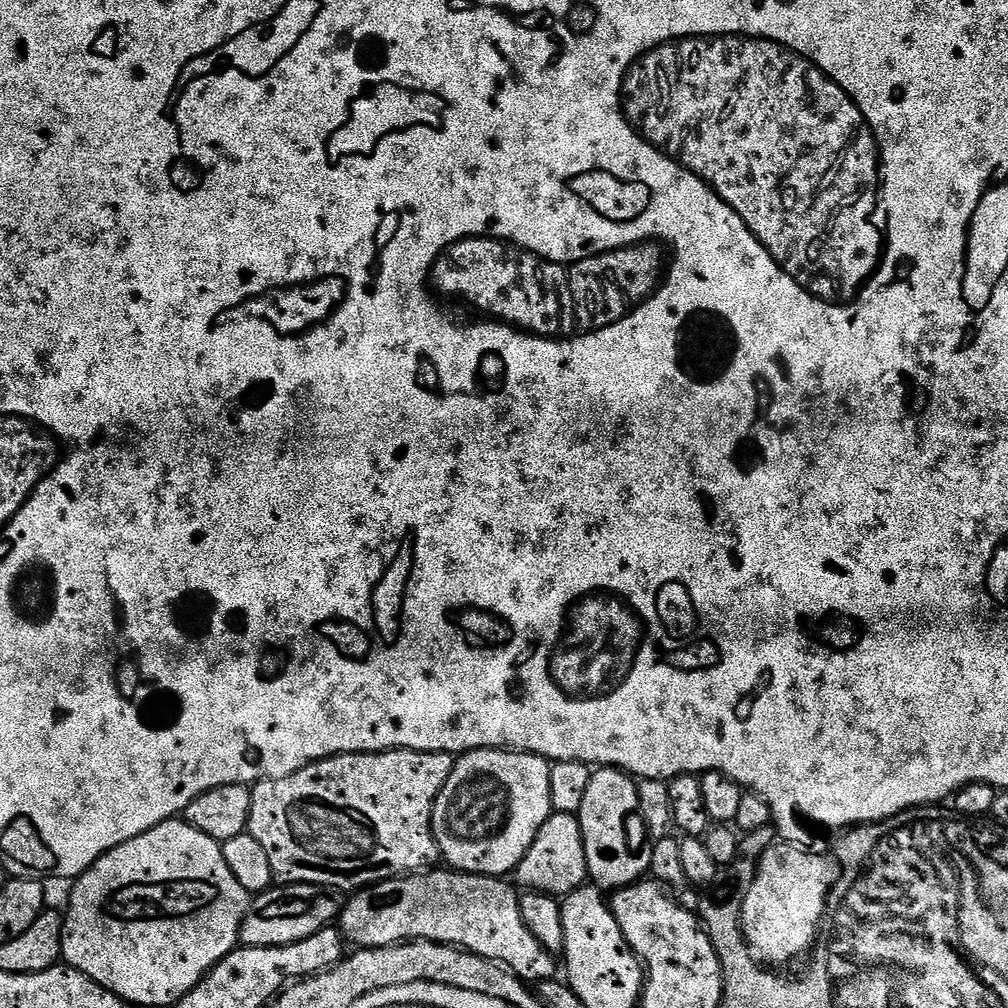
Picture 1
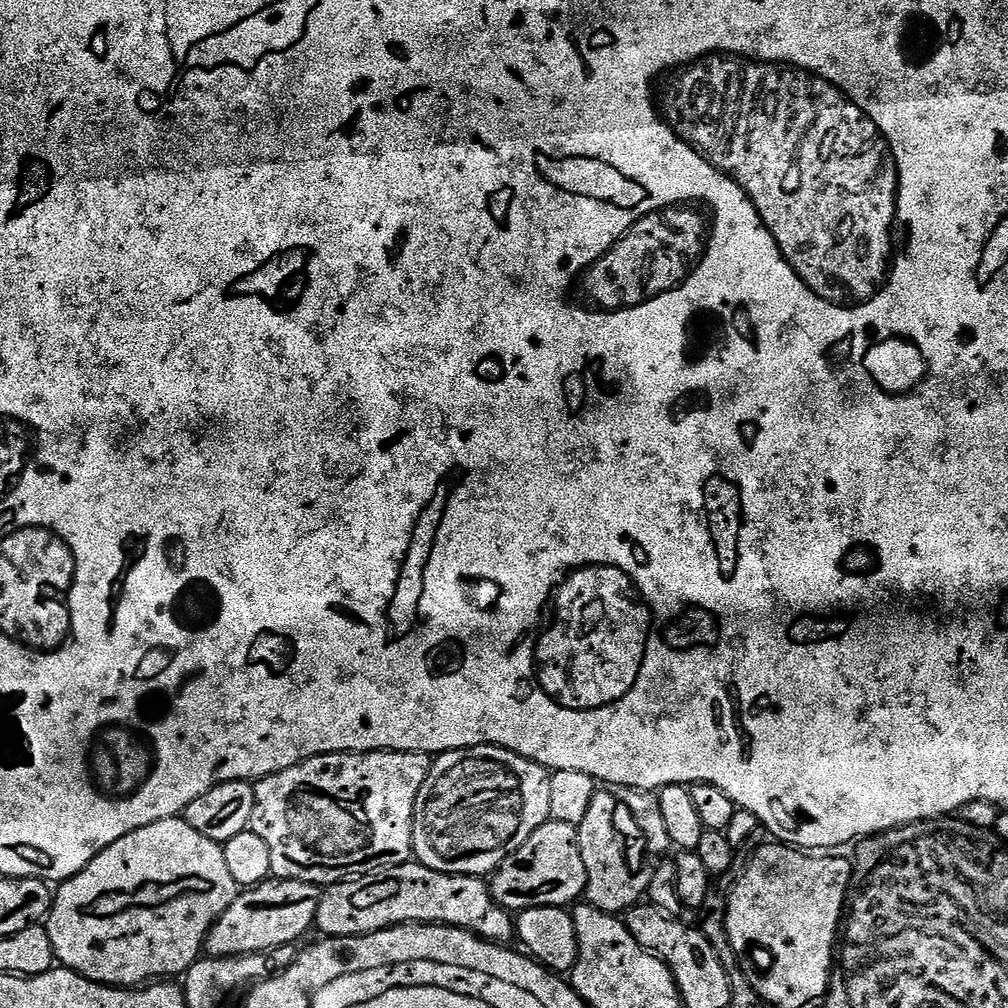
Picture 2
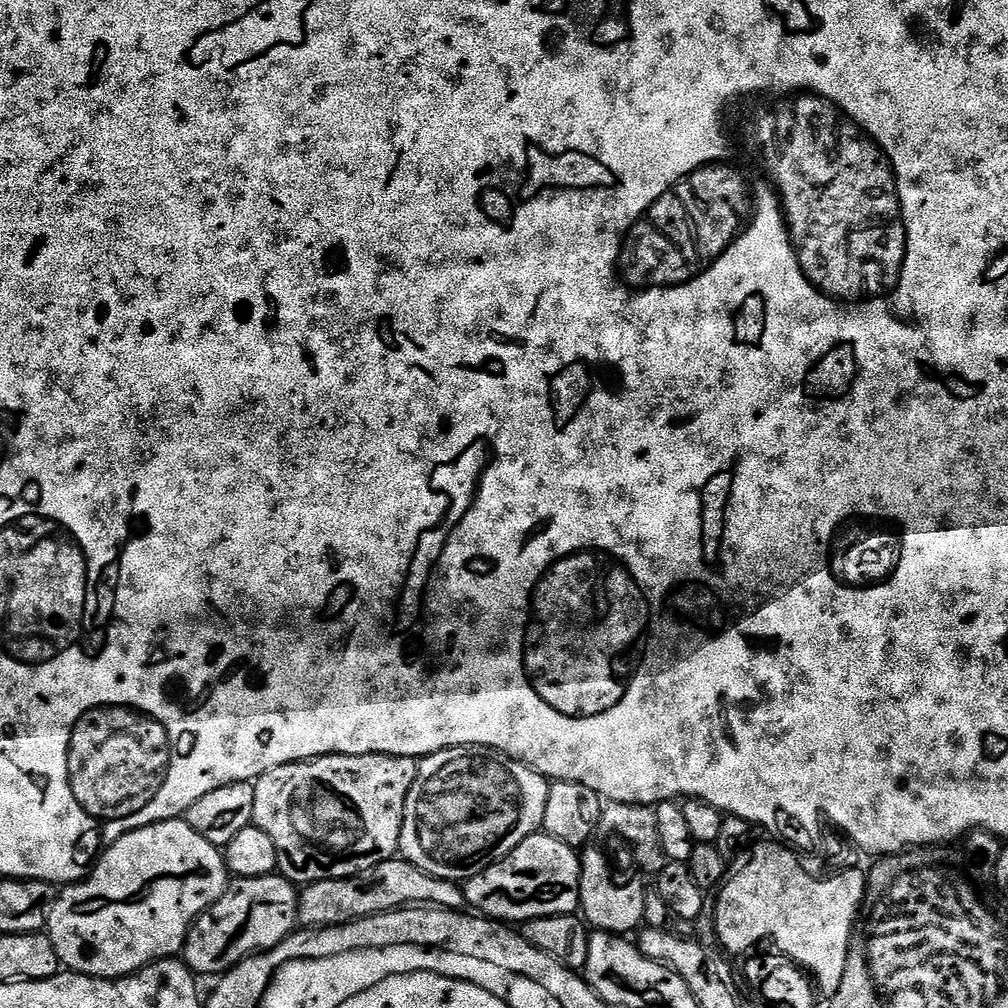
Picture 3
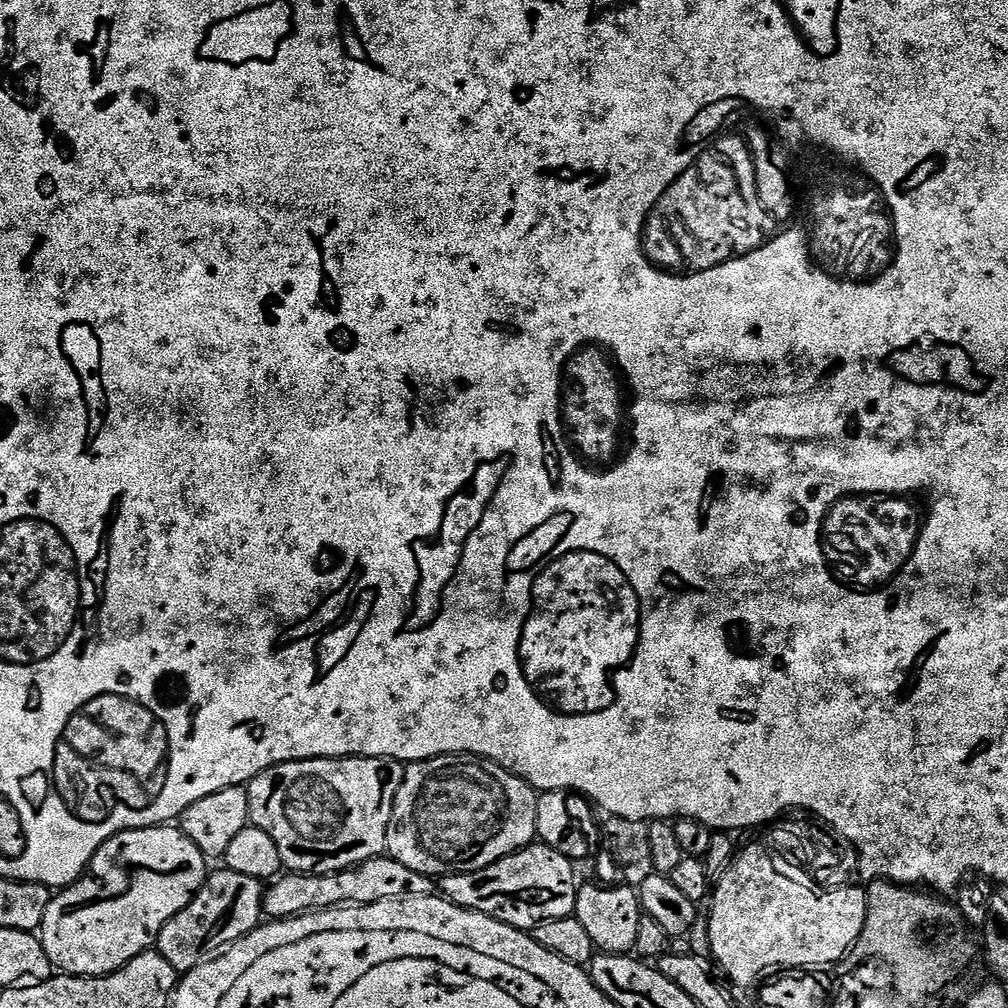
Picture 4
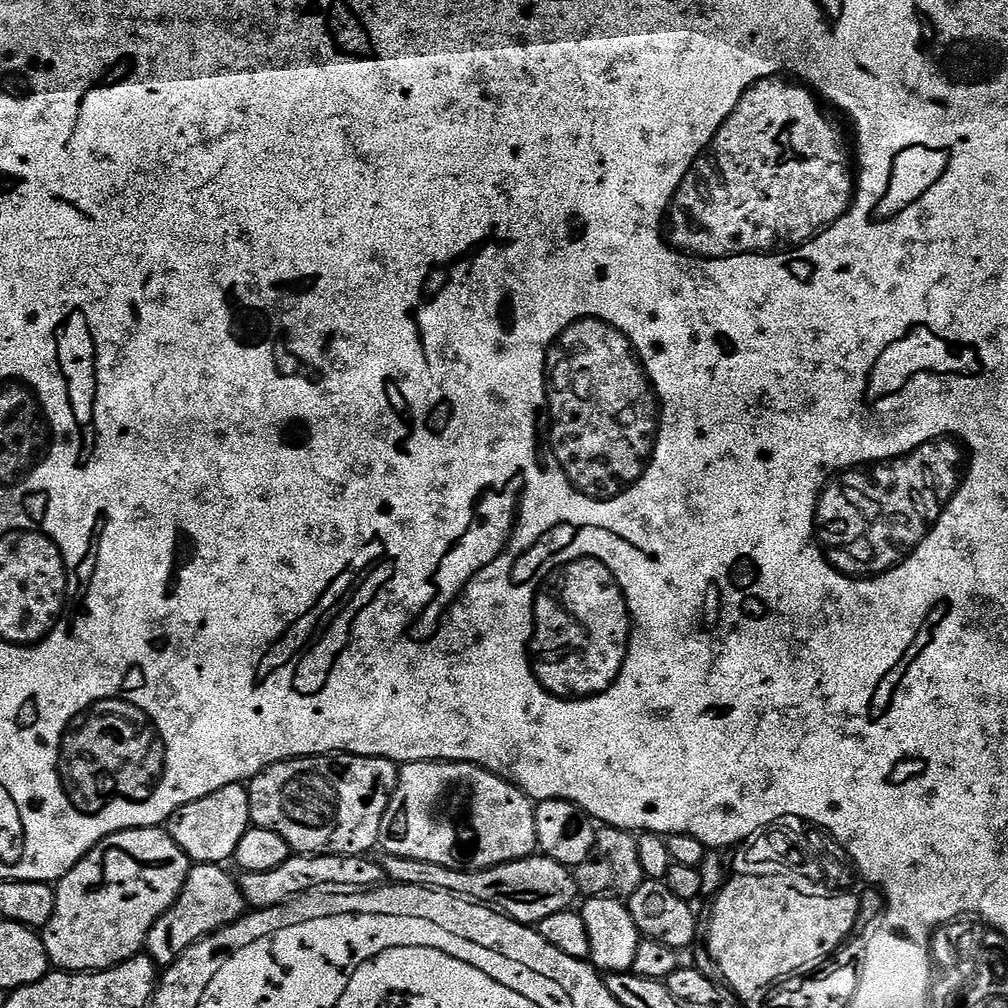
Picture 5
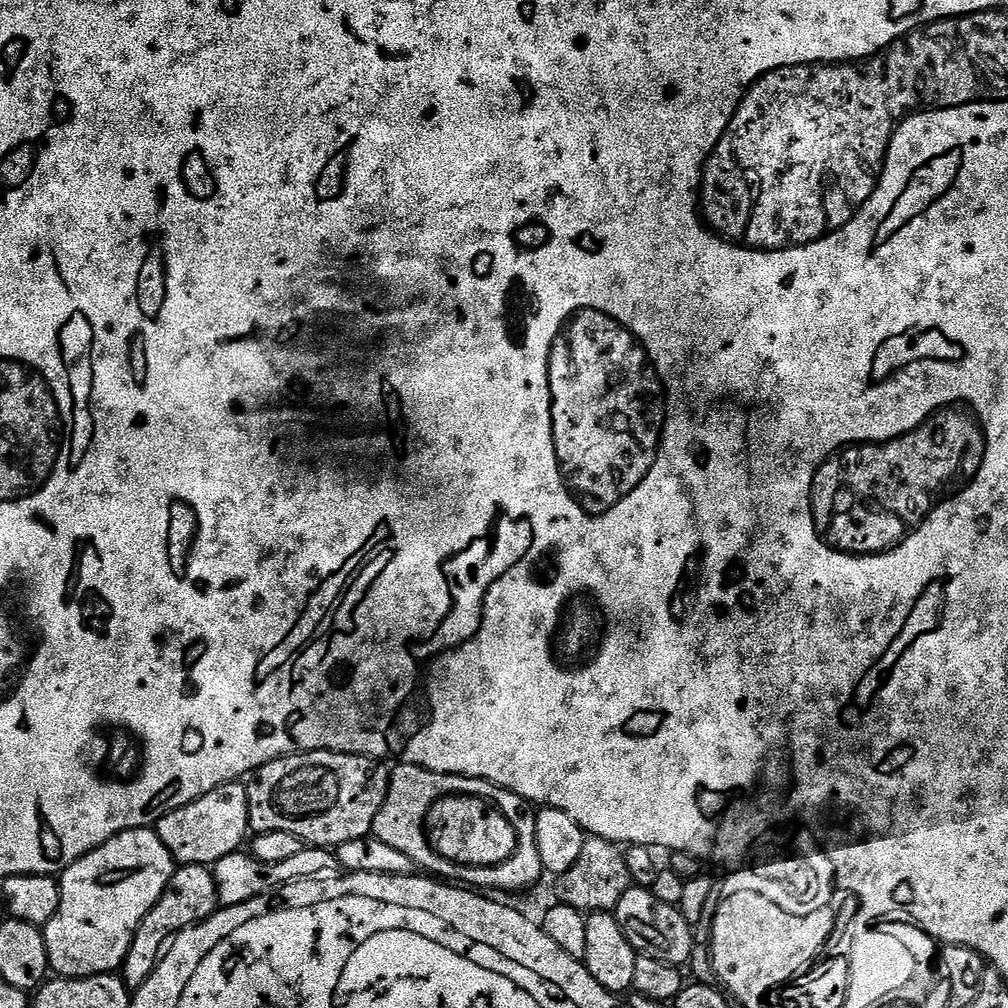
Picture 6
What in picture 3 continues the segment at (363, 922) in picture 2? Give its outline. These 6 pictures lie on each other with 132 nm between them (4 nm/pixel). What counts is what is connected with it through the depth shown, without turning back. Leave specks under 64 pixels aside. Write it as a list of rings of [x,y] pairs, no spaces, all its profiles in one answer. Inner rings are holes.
[[[393,858],[374,866],[363,876],[351,876],[341,880],[323,880],[305,884],[298,892],[299,927],[304,930],[333,928],[339,924],[349,924],[367,916],[377,916],[383,912],[395,912],[409,906],[435,906],[449,910],[465,907],[464,889],[455,880],[440,880],[427,876],[421,868],[403,858]]]

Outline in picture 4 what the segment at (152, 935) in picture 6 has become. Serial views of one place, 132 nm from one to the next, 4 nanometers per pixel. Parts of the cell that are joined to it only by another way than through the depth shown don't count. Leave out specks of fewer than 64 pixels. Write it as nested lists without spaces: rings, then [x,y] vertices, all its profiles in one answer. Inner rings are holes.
[[[220,866],[217,872],[216,869],[209,871],[208,881],[204,883],[200,893],[190,902],[190,906],[186,906],[186,910],[174,914],[174,918],[170,918],[170,922],[166,922],[162,934],[156,939],[155,951],[160,952],[162,958],[166,958],[166,962],[170,962],[170,966],[174,966],[177,974],[194,970],[199,964],[211,960],[213,956],[223,952],[225,948],[260,927],[265,919],[265,891],[265,885],[258,878],[238,874],[226,866]]]

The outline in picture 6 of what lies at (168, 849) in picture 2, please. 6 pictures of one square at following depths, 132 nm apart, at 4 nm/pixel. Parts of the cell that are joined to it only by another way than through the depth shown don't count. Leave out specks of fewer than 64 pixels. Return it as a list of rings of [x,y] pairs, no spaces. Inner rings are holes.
[[[146,827],[131,828],[118,833],[102,846],[86,853],[65,868],[58,876],[60,881],[58,914],[54,914],[54,918],[50,918],[50,922],[42,928],[48,951],[49,969],[60,978],[119,973],[134,942],[138,926],[142,926],[146,914],[154,910],[158,898],[162,898],[166,886],[170,886],[170,878],[177,867],[170,850],[162,846],[162,838],[158,838],[158,834],[151,827]]]

